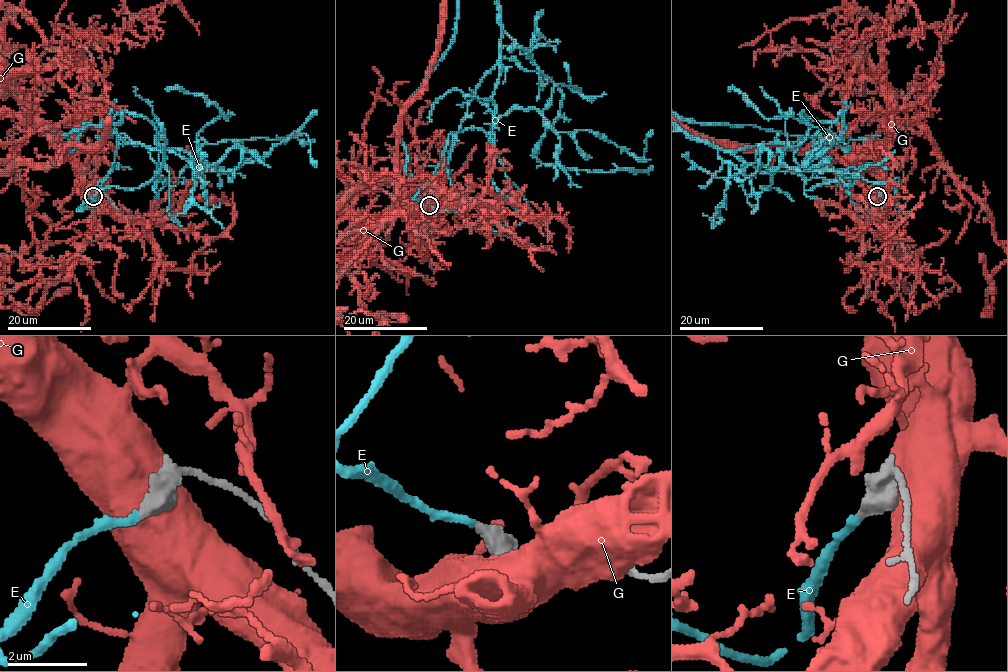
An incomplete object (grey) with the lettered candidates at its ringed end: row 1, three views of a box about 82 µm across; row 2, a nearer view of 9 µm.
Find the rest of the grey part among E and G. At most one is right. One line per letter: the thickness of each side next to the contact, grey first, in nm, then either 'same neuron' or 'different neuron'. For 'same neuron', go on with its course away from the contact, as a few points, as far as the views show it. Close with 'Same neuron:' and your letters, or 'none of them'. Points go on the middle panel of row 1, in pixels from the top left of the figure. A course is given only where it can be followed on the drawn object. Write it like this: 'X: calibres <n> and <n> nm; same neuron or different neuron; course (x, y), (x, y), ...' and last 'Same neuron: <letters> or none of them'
E: calibres 460 and 200 nm; same neuron
G: calibres 600 and 750 nm; different neuron
Same neuron: E

